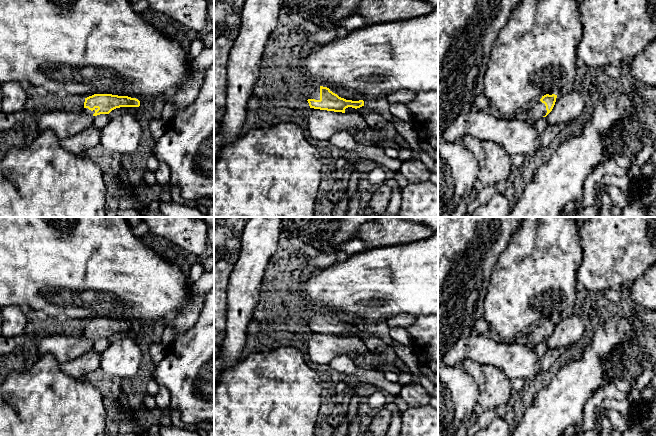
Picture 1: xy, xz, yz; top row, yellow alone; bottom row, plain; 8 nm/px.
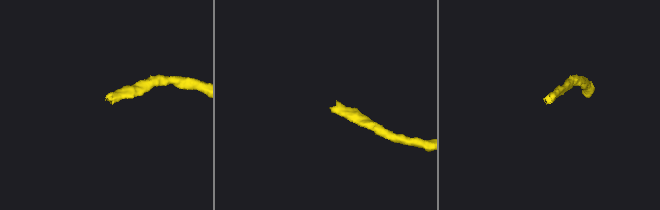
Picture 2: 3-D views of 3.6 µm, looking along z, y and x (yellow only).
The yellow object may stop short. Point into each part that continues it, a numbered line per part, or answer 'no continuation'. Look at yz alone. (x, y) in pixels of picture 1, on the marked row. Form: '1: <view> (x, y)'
1: yz (537, 110)

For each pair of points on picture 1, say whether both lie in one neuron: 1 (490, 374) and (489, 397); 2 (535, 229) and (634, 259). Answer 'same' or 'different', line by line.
1: same
2: different

